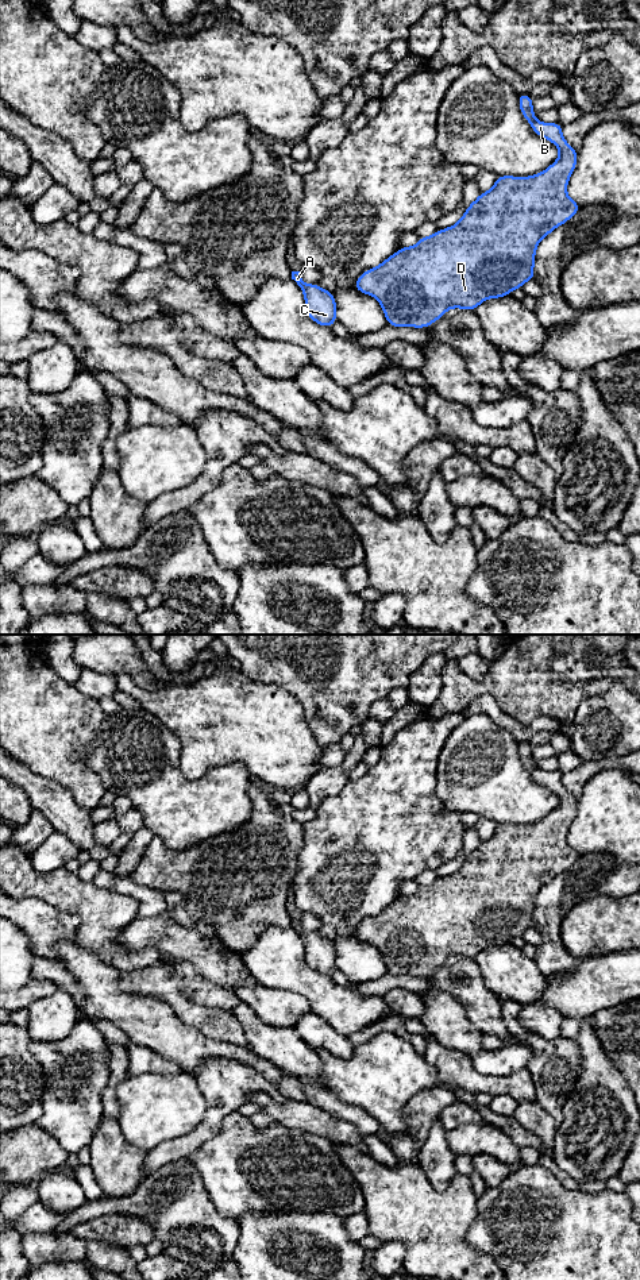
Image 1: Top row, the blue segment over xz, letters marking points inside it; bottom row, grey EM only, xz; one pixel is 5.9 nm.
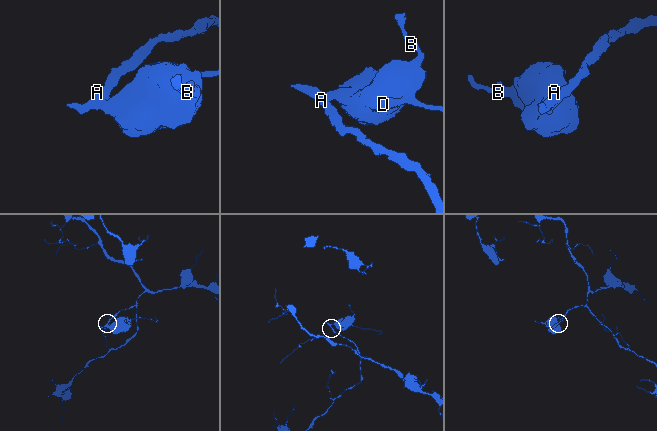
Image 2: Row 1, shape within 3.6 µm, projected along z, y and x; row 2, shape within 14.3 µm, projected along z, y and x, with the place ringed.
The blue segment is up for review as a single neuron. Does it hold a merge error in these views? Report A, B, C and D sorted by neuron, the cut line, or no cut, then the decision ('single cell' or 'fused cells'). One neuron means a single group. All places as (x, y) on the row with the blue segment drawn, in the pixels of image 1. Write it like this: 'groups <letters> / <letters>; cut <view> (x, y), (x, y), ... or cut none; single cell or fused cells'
groups A B C D; cut none; single cell

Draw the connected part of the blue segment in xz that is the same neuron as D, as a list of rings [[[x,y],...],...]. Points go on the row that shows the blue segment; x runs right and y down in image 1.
[[[529,93],[517,95],[518,108],[533,132],[559,149],[559,158],[539,174],[498,176],[489,192],[481,192],[460,220],[413,247],[400,247],[377,267],[361,273],[354,289],[378,300],[390,327],[428,328],[451,308],[474,312],[489,298],[502,298],[535,277],[536,247],[543,238],[567,223],[581,204],[567,196],[567,184],[577,167],[578,151],[562,135],[563,126],[535,117]]]

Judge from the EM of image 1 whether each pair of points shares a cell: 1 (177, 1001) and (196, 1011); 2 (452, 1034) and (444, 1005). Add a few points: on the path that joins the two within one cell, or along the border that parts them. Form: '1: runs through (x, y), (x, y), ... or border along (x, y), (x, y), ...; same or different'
1: runs through (181, 1003), (192, 1011); same
2: runs through (450, 1028), (446, 1022), (444, 1011); same

